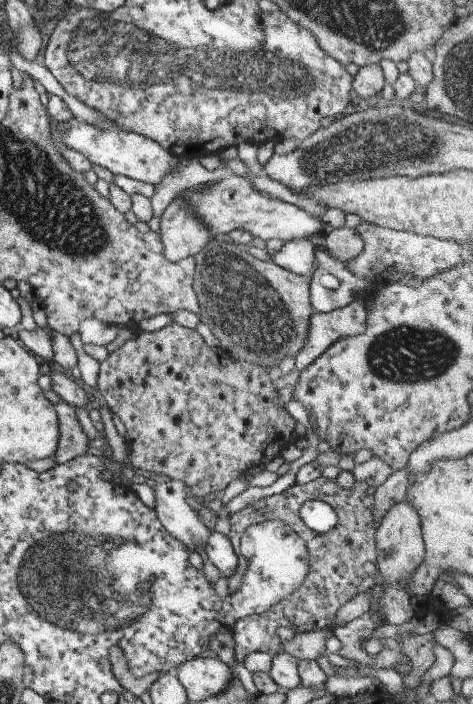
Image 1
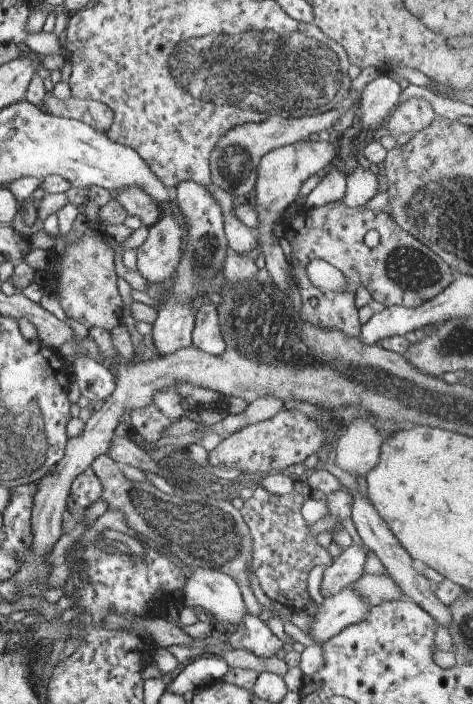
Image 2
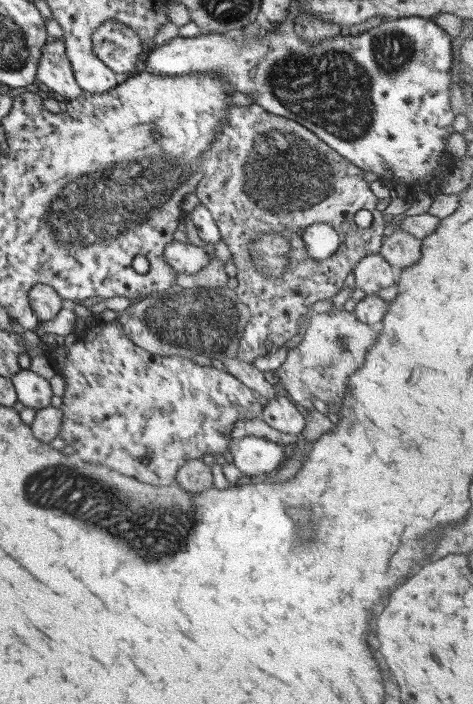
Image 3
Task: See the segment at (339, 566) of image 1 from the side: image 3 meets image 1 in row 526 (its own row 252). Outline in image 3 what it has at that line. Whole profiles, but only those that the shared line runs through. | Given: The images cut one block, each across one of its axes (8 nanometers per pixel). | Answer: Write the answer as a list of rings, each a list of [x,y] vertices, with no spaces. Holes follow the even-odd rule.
[[[230,104],[227,106],[227,113],[229,117],[223,124],[220,124],[220,129],[218,129],[217,138],[211,144],[208,149],[208,153],[204,155],[204,178],[201,179],[201,182],[197,183],[197,189],[194,191],[196,196],[199,198],[200,202],[210,211],[212,212],[212,216],[214,216],[214,220],[216,220],[216,224],[219,226],[221,235],[223,236],[223,241],[228,246],[233,263],[237,268],[237,280],[238,287],[236,290],[232,290],[227,286],[223,286],[218,288],[218,291],[222,293],[225,297],[230,297],[232,302],[234,301],[237,305],[238,309],[238,330],[242,332],[242,336],[238,338],[238,344],[234,342],[230,348],[228,348],[228,352],[230,354],[226,354],[225,359],[230,359],[234,357],[238,357],[240,360],[245,360],[246,362],[252,363],[257,358],[262,358],[266,356],[268,353],[274,352],[275,349],[282,347],[287,341],[291,340],[294,336],[298,334],[299,330],[299,322],[300,318],[303,315],[308,315],[308,310],[310,307],[318,301],[330,300],[332,297],[336,296],[340,290],[344,287],[344,280],[350,272],[353,272],[355,269],[355,265],[357,262],[368,256],[370,254],[376,254],[379,252],[382,241],[383,241],[383,232],[386,226],[384,219],[382,219],[383,215],[376,210],[376,204],[380,201],[378,197],[376,197],[372,191],[370,191],[369,183],[364,179],[364,171],[360,169],[360,167],[354,165],[351,161],[348,161],[346,158],[337,154],[333,148],[330,148],[323,140],[320,140],[311,130],[308,130],[305,126],[302,126],[299,122],[294,122],[292,119],[275,115],[269,113],[267,110],[264,110],[261,106],[258,105],[248,105],[245,107],[238,107],[238,105]],[[358,210],[370,210],[373,215],[373,222],[369,226],[369,228],[362,228],[356,225],[354,221],[354,216],[356,216],[356,212]],[[316,222],[324,222],[326,224],[332,225],[341,237],[340,246],[337,248],[337,251],[327,259],[313,259],[306,250],[306,247],[303,244],[303,236],[304,231],[308,226],[314,224]],[[262,233],[280,233],[283,234],[289,240],[291,244],[291,251],[289,252],[289,258],[291,260],[291,268],[285,269],[285,272],[281,274],[281,276],[264,276],[257,268],[253,265],[251,254],[249,254],[249,246],[252,241],[257,241],[257,238]]]

